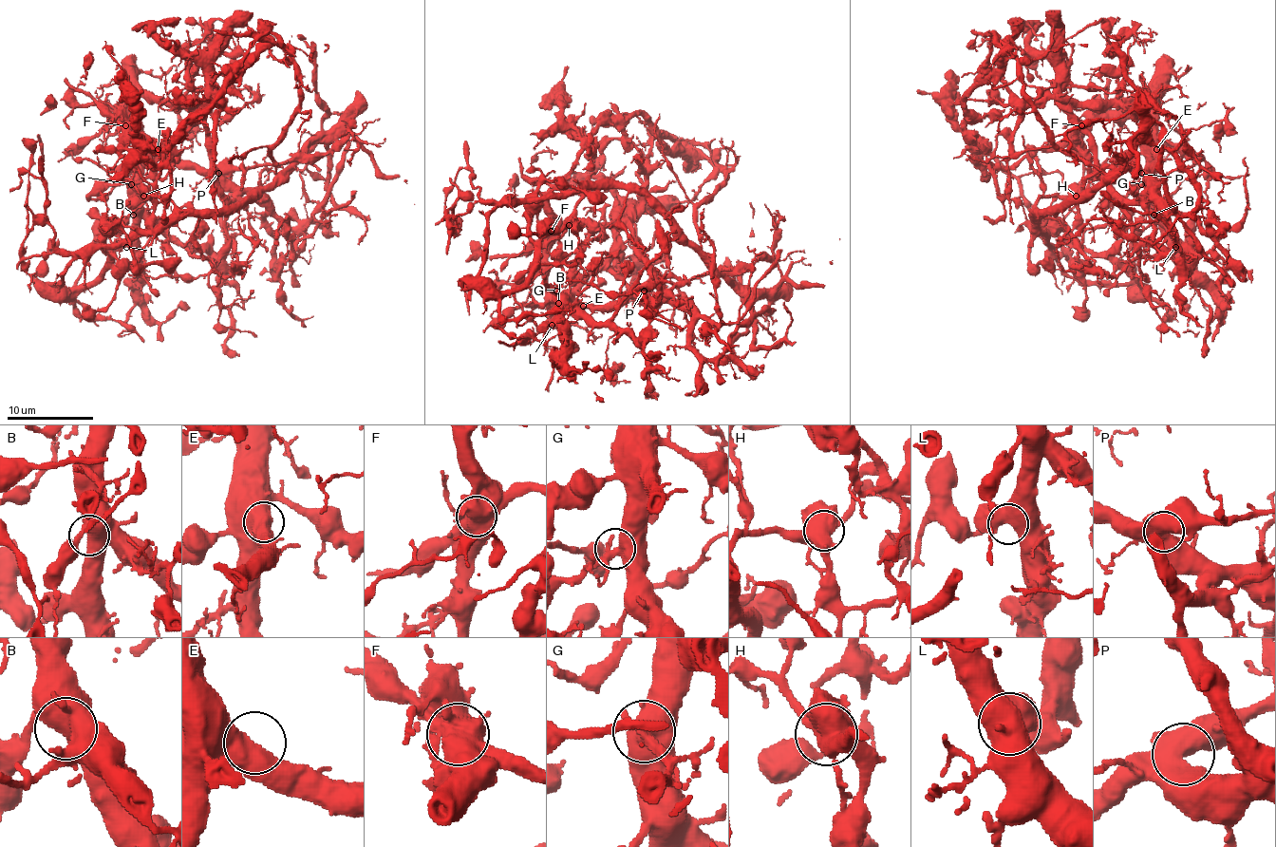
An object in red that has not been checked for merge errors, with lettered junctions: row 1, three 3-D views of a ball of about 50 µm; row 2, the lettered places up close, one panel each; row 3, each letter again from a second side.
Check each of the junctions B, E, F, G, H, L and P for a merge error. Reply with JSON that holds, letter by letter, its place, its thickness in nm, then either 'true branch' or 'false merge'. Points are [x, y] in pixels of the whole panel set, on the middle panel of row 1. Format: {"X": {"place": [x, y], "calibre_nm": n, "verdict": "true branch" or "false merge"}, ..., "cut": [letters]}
{"B": {"place": [558, 303], "calibre_nm": 750, "verdict": "true branch"}, "E": {"place": [583, 306], "calibre_nm": 650, "verdict": "true branch"}, "F": {"place": [551, 231], "calibre_nm": 800, "verdict": "false merge"}, "G": {"place": [556, 291], "calibre_nm": 400, "verdict": "true branch"}, "H": {"place": [569, 225], "calibre_nm": 550, "verdict": "false merge"}, "L": {"place": [552, 325], "calibre_nm": 650, "verdict": "true branch"}, "P": {"place": [644, 291], "calibre_nm": 650, "verdict": "true branch"}, "cut": ["F", "H"]}

